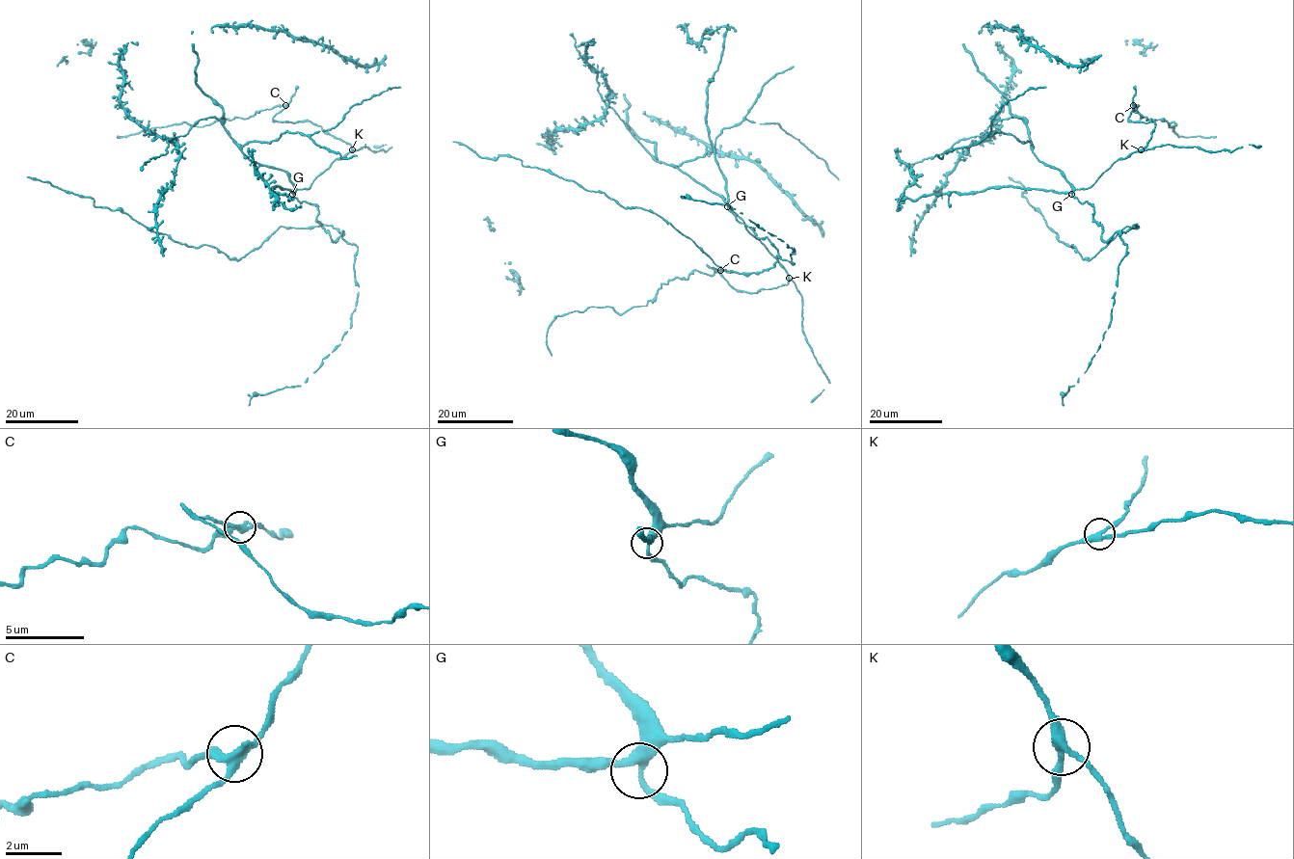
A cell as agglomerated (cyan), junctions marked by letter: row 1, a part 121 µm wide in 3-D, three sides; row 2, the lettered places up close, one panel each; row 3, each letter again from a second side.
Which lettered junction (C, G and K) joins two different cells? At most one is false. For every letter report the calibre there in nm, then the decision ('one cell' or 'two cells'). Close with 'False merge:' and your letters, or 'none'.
C: 300 nm thick; two cells
G: 300 nm thick; one cell
K: 280 nm thick; one cell
False merge: C

